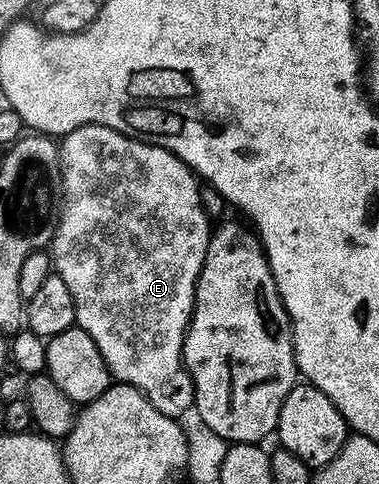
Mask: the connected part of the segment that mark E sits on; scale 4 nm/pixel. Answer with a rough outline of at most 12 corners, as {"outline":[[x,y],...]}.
{"outline":[[63,135],[50,243],[105,371],[179,419],[201,183]]}

